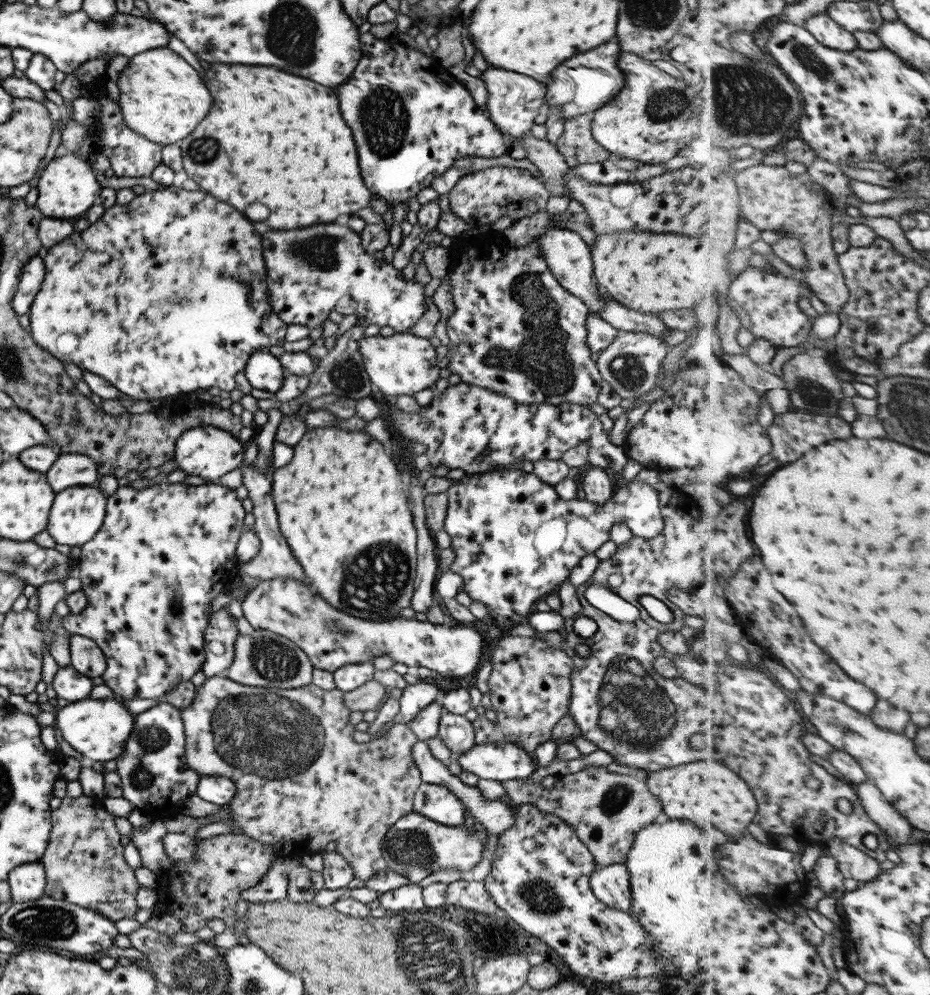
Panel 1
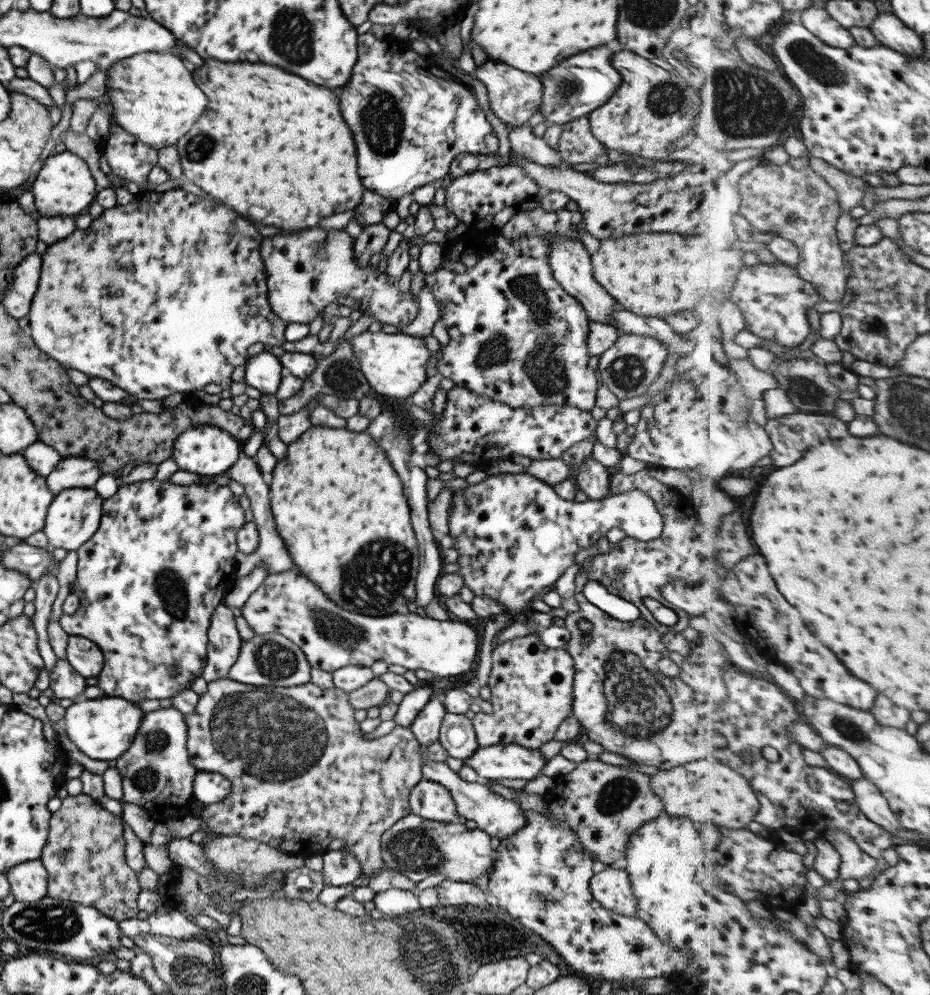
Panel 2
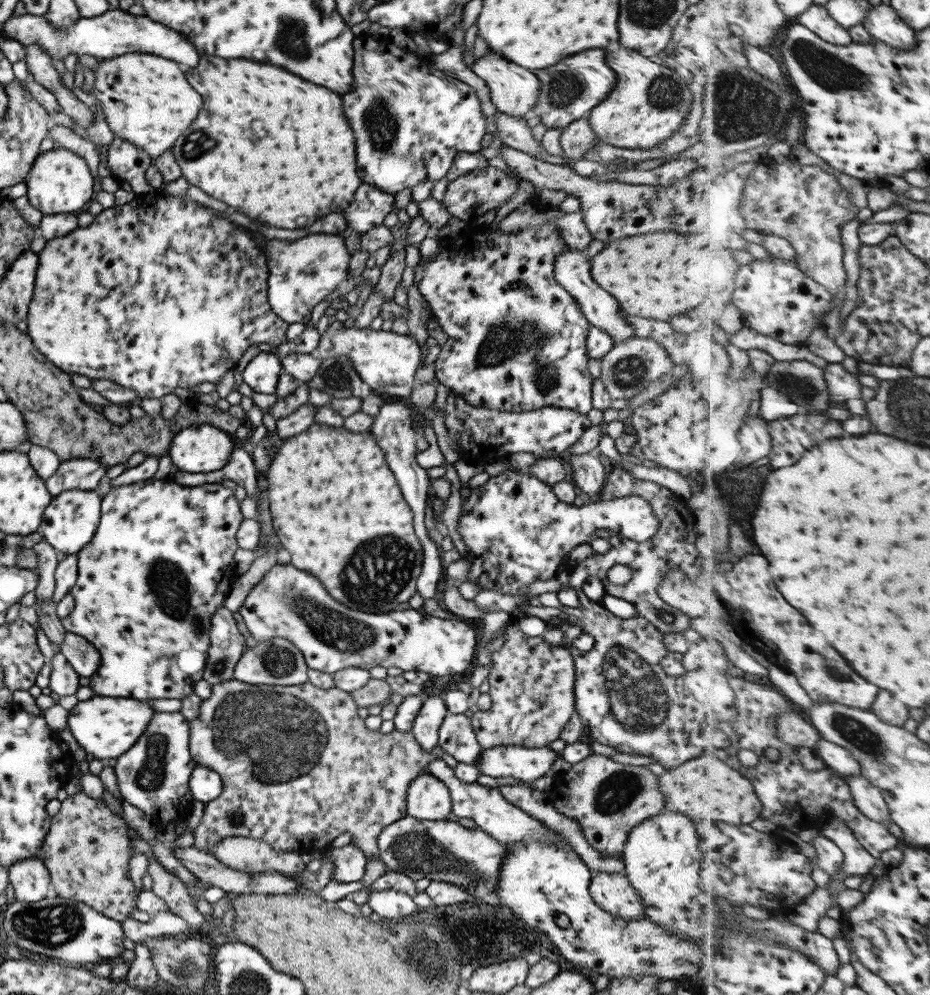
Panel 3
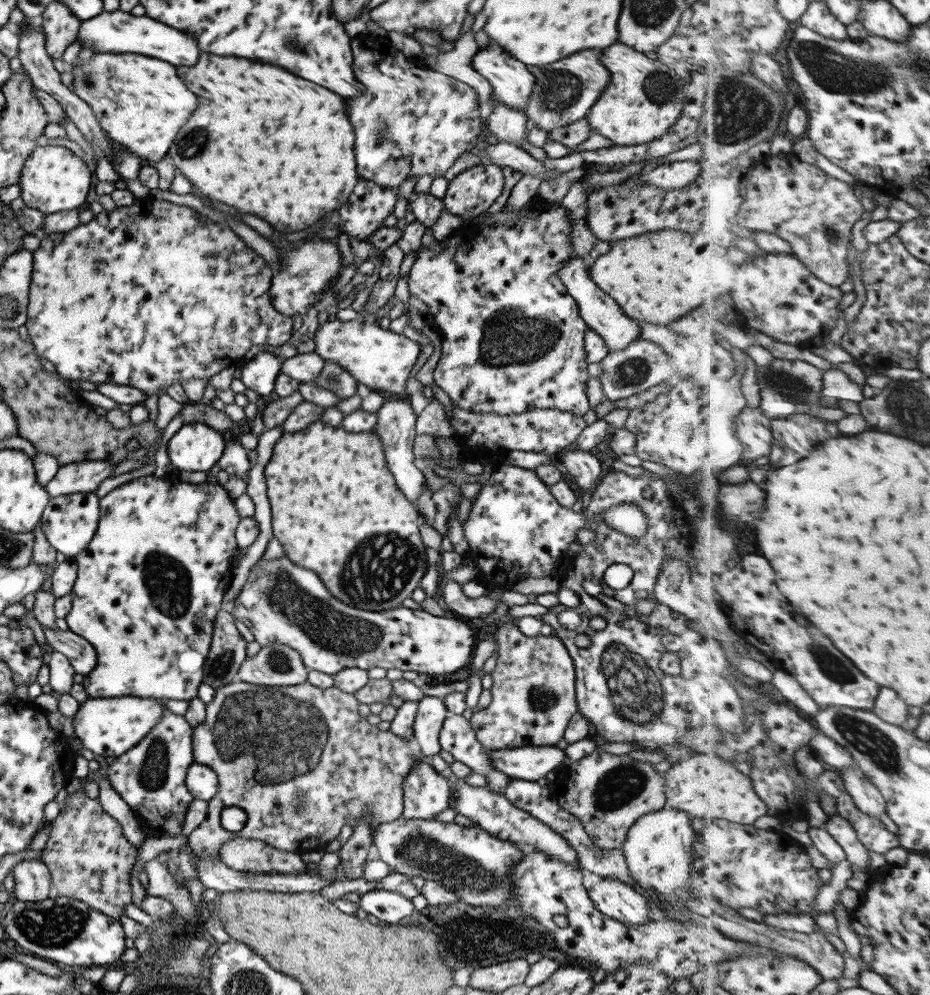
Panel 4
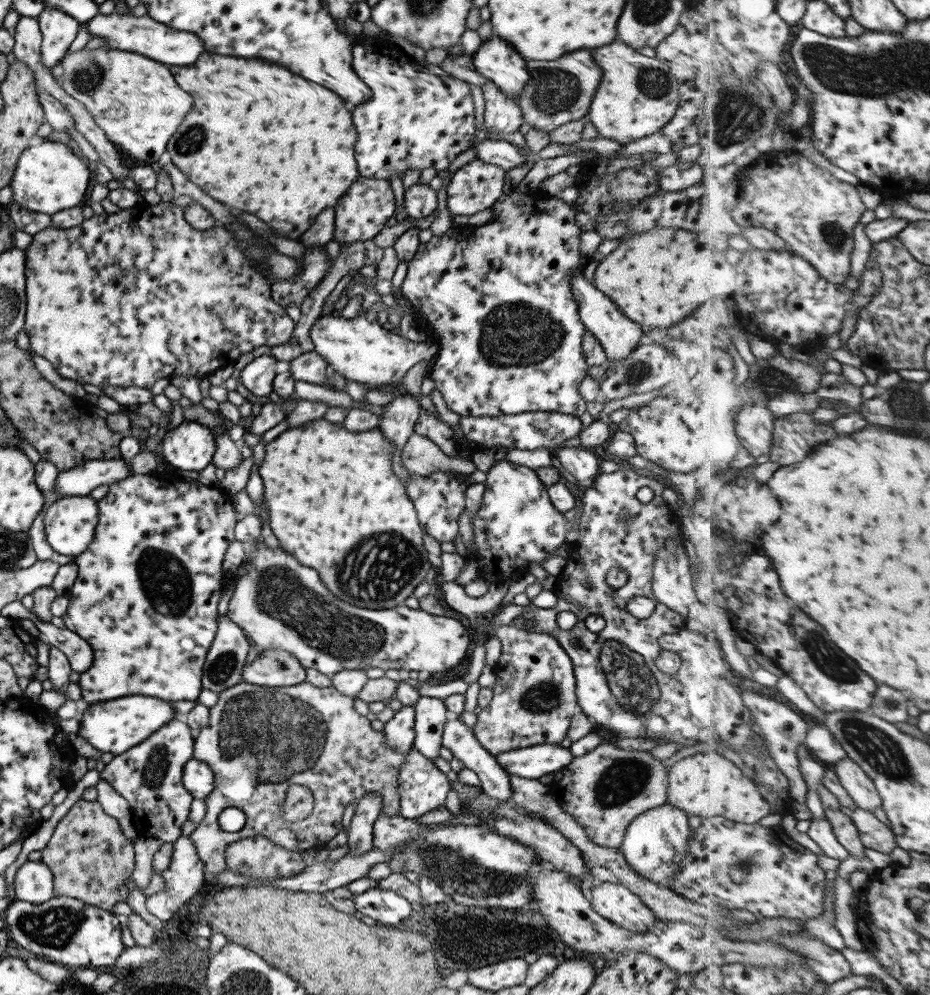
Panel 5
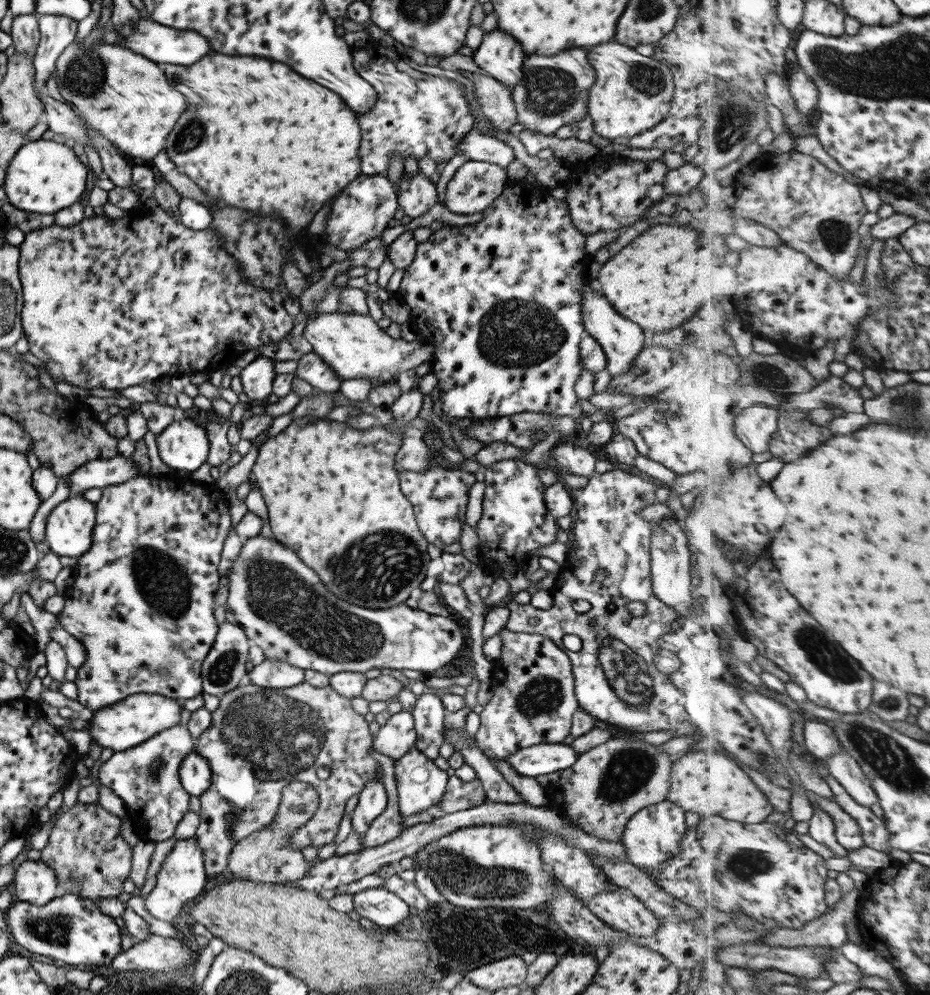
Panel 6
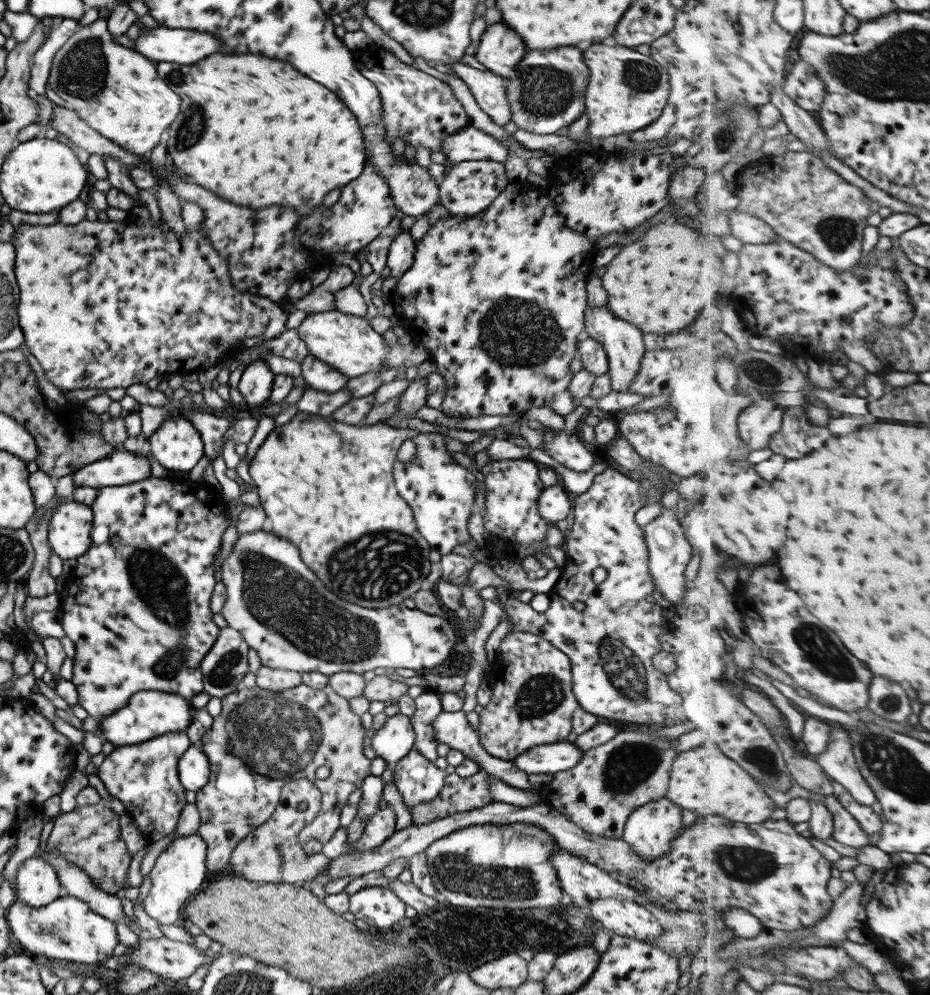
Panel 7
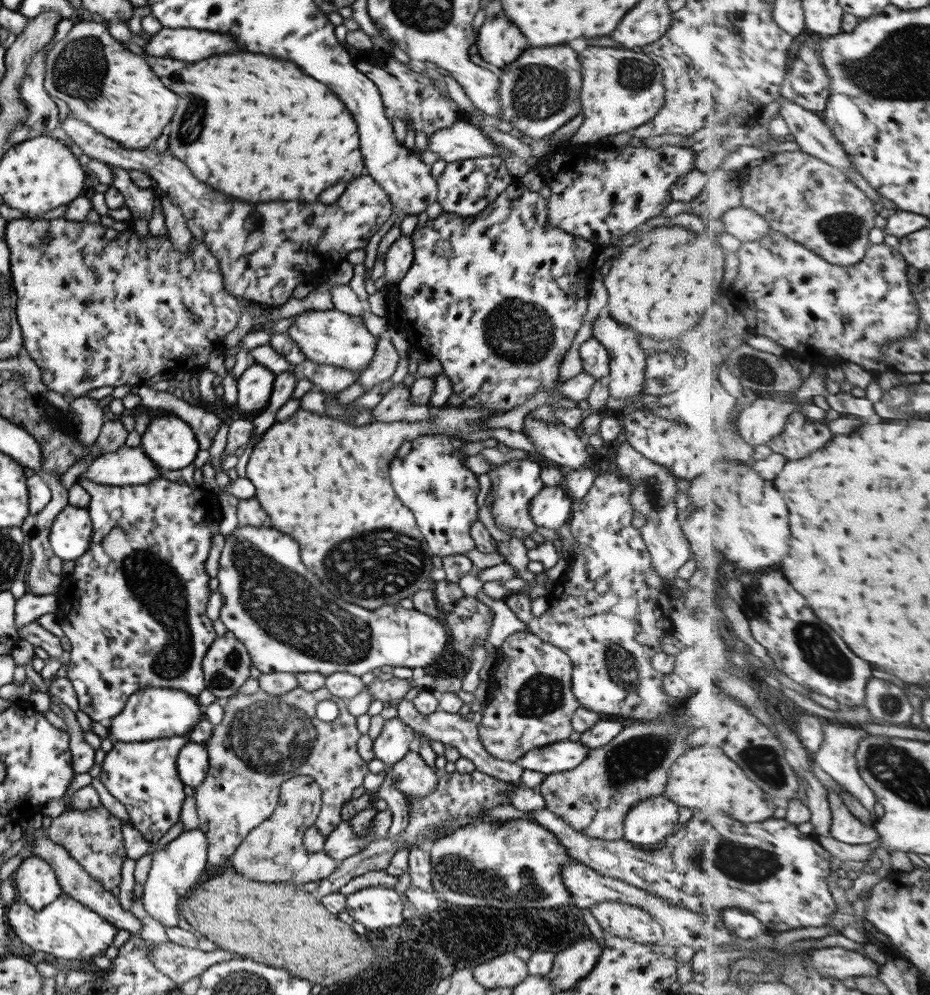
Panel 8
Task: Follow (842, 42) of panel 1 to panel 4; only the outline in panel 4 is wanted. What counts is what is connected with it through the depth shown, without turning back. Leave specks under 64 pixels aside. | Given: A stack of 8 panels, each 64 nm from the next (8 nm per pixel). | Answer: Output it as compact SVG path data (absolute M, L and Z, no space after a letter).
M811 1L808 12L802 17L802 25L838 41L844 41L850 37L848 26L833 14L827 2Z

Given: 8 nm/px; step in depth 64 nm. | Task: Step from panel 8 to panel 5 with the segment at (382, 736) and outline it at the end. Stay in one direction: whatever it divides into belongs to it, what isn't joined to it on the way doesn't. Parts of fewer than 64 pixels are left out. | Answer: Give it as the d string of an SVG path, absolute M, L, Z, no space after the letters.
M402 706L384 723L382 733L386 745L395 752L407 753L414 742L414 707Z

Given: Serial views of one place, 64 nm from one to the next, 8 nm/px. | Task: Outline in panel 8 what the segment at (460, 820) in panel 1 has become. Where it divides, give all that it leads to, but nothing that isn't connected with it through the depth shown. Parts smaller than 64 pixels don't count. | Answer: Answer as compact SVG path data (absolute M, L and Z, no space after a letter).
M412 748L391 765L391 782L406 800L421 800L434 791L439 778L436 772L437 769L427 766Z

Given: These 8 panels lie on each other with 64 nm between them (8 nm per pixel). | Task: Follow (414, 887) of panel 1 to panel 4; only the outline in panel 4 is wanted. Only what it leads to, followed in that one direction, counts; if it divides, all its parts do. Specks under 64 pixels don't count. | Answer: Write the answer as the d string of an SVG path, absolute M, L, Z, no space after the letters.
M373 889L360 895L358 907L369 916L375 916L379 921L395 924L401 918L409 916L414 911L410 900L403 898L397 892Z

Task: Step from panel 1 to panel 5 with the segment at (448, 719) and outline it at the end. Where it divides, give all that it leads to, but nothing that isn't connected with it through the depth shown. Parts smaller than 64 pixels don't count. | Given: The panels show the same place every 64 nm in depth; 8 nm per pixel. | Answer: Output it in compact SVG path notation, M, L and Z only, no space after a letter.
M459 719L446 720L442 728L441 744L449 748L453 758L462 762L465 768L475 772L480 790L487 797L509 802L511 787L508 774L497 764L474 737L471 728Z

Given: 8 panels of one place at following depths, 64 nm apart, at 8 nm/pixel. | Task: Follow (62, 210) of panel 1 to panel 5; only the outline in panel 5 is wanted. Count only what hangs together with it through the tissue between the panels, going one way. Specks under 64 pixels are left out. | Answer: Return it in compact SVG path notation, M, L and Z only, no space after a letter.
M37 139L17 157L8 186L12 200L21 208L51 215L79 205L89 186L87 182L89 170L74 149L65 143Z

